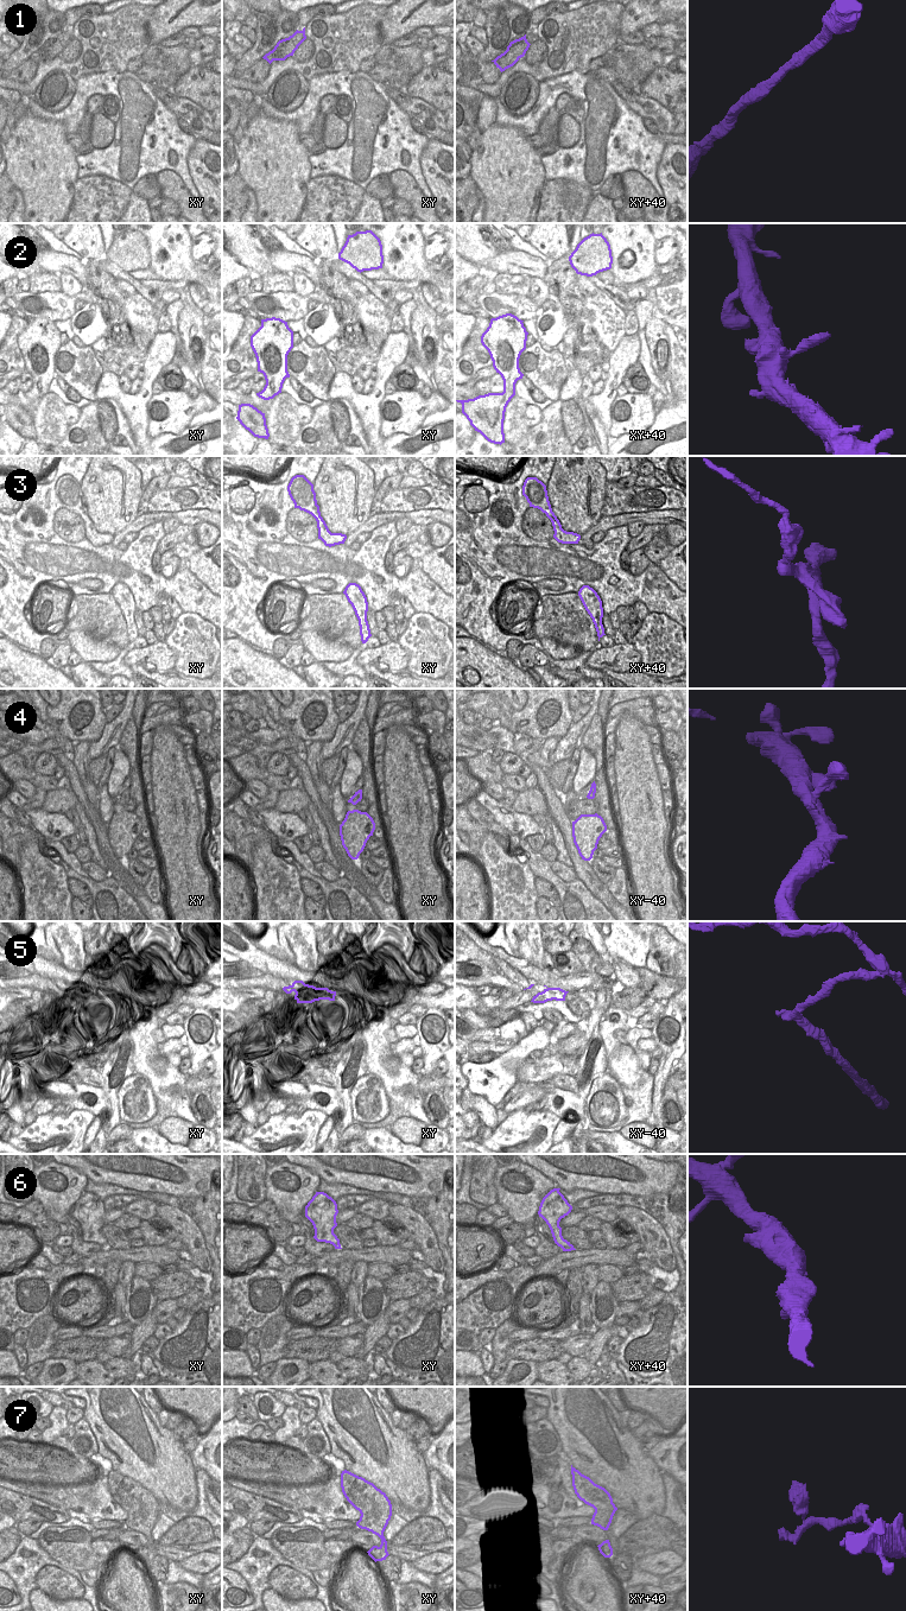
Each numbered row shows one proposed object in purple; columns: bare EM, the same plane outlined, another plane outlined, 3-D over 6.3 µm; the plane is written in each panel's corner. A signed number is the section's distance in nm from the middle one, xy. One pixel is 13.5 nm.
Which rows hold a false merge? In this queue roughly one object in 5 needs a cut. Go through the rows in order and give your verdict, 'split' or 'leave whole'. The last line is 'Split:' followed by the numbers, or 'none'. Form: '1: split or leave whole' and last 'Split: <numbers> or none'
1: leave whole
2: leave whole
3: leave whole
4: leave whole
5: split
6: leave whole
7: leave whole
Split: 5

